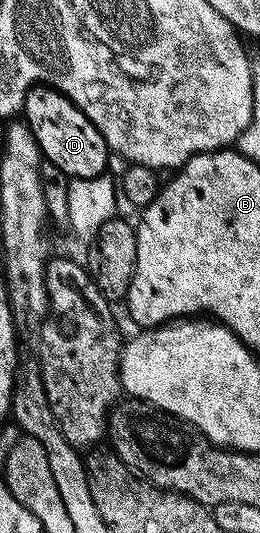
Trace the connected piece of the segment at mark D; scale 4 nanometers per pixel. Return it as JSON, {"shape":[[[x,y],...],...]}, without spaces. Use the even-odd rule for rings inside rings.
{"shape":[[[35,86],[26,91],[26,101],[22,107],[26,125],[32,130],[32,134],[38,143],[47,165],[55,164],[66,178],[83,180],[84,178],[96,178],[107,171],[110,163],[111,151],[106,147],[106,139],[96,130],[96,126],[75,104],[68,99],[63,92],[45,86]]]}

